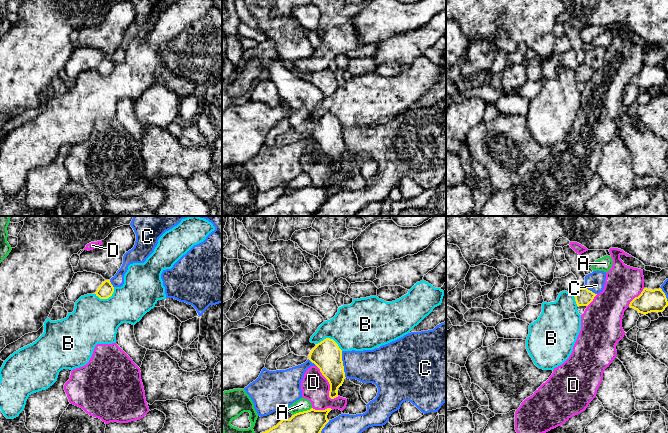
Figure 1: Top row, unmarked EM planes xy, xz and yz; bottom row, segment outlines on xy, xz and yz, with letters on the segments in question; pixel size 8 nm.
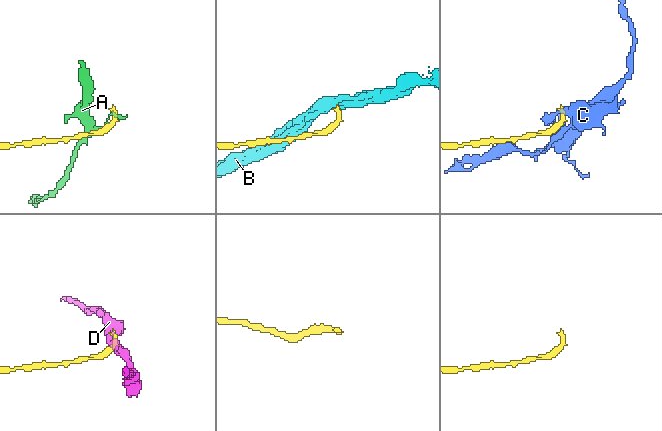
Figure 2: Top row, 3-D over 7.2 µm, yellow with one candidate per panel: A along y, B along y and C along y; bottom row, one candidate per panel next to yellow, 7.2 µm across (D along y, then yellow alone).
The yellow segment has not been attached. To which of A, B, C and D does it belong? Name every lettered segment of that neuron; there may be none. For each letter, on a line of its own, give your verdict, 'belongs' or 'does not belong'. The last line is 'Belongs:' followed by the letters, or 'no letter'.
A: does not belong
B: does not belong
C: does not belong
D: does not belong
Belongs: no letter

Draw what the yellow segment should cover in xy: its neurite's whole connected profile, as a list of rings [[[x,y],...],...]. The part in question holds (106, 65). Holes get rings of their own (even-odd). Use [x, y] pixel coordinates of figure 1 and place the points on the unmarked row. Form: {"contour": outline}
{"contour": [[[77,48],[65,66],[68,77],[76,78],[81,72],[95,70],[100,75],[112,72],[114,63],[110,56],[105,56],[101,51],[92,48]]]}

